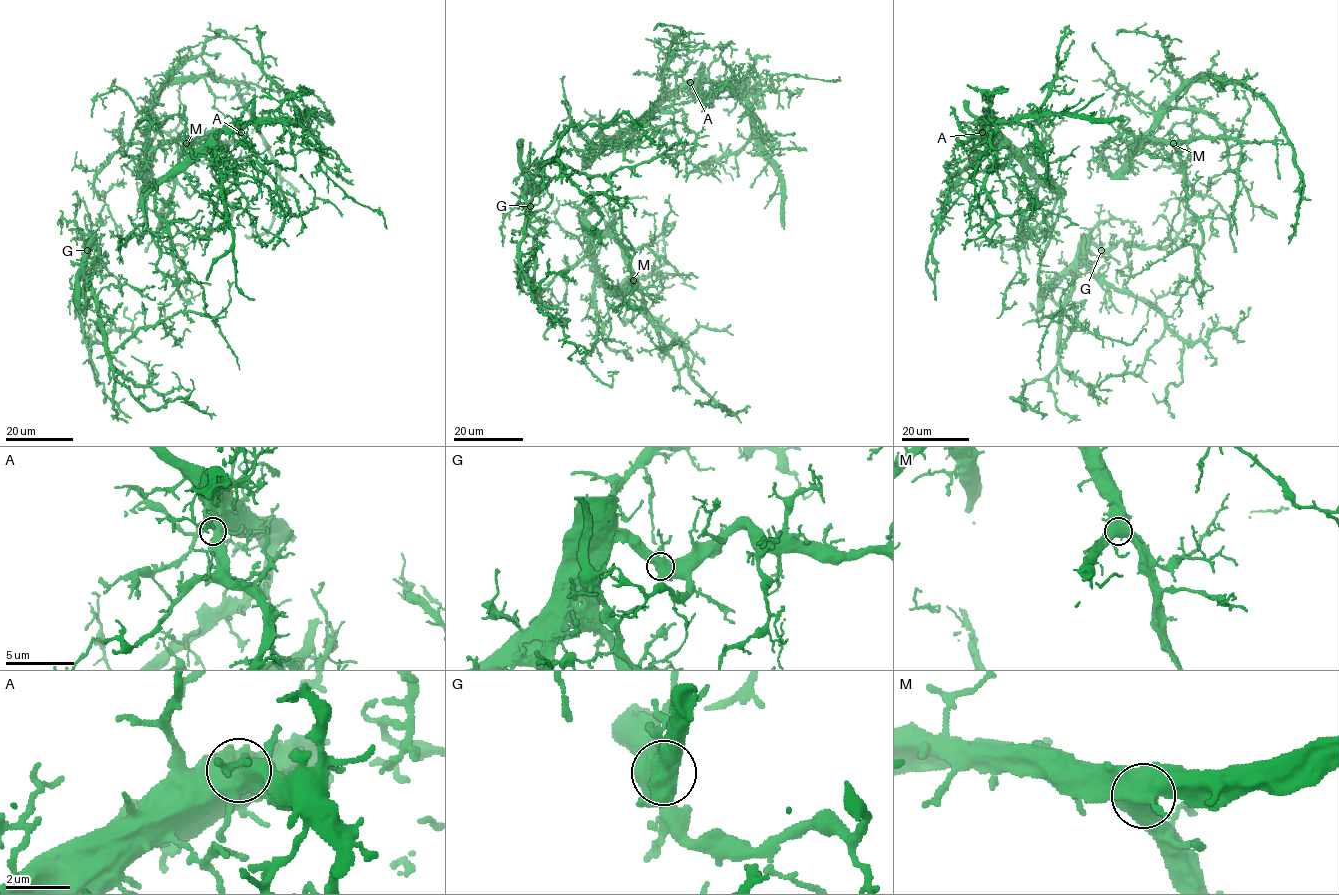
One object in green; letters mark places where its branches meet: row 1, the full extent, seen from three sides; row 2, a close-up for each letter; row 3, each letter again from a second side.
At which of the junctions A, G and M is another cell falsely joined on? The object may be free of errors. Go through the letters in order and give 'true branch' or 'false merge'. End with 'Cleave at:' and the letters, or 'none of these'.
A: true branch
G: true branch
M: true branch
Cleave at: none of these

